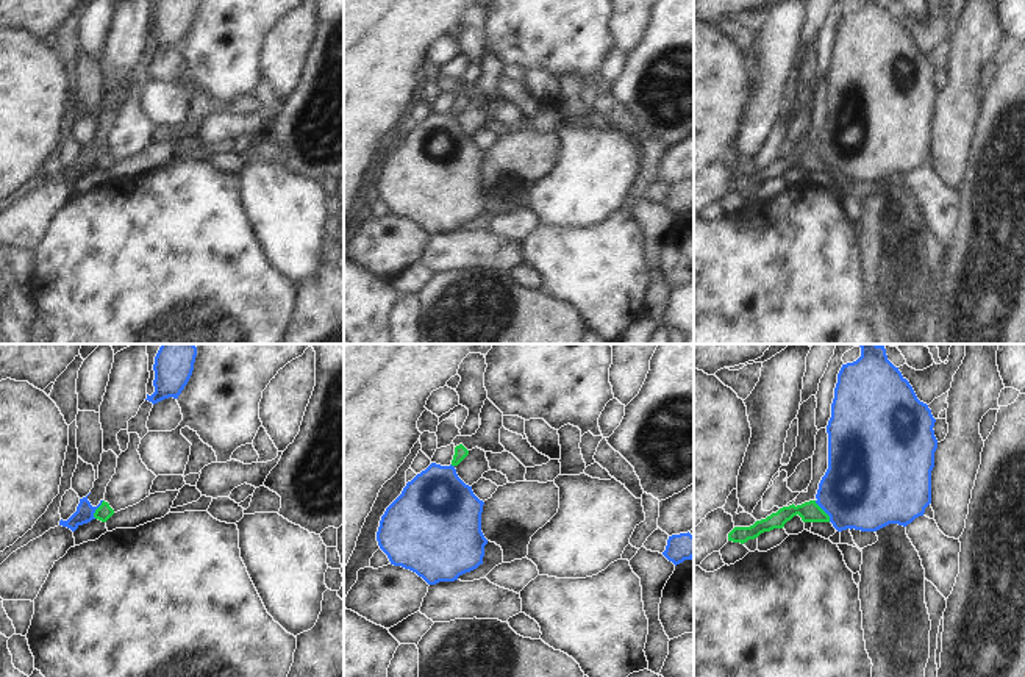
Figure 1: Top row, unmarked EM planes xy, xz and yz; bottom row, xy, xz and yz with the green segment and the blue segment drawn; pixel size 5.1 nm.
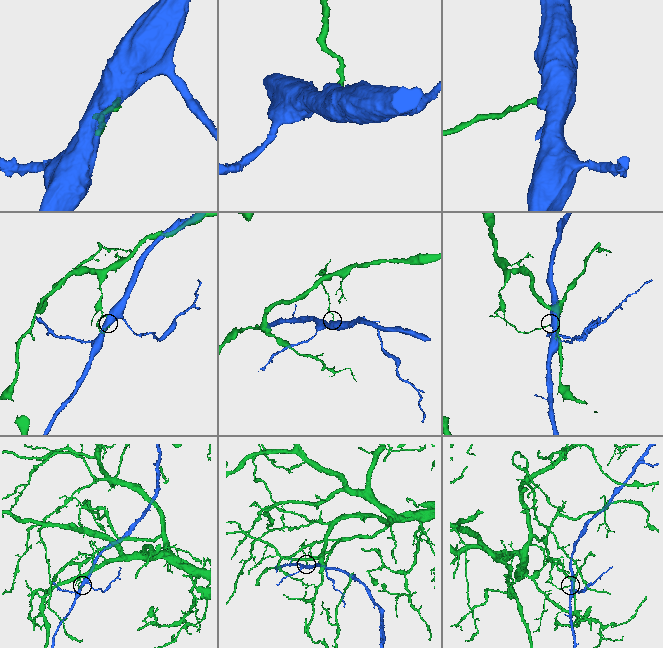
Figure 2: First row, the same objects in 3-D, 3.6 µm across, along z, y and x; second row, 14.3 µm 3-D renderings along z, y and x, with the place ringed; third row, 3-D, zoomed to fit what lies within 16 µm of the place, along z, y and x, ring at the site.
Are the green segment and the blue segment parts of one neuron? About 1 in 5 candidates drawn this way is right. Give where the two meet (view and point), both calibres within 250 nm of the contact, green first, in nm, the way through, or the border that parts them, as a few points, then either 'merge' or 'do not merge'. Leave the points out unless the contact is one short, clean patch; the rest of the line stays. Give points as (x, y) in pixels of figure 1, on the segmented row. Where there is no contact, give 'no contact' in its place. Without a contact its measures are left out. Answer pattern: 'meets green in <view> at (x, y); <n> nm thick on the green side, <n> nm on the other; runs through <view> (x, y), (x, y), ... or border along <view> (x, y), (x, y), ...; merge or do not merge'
meets green in yz at (824, 512); 110 nm thick on the green side, 440 nm on the other; border along yz (814, 501), (830, 521); do not merge

